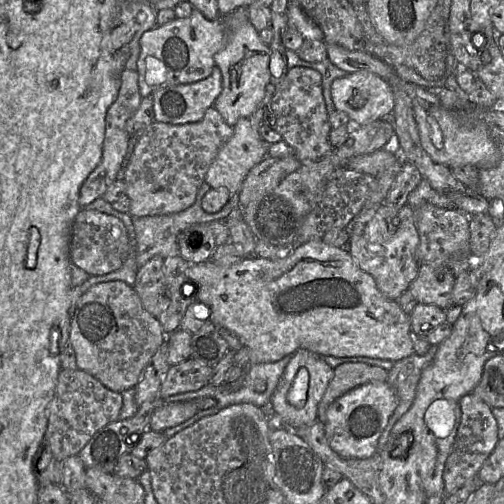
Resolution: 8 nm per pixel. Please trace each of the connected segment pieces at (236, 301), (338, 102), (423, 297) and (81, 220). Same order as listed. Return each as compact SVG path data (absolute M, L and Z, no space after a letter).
M322 239L310 240L303 244L297 244L284 258L265 259L258 256L245 257L238 263L230 266L219 266L211 260L191 264L186 276L196 285L196 301L207 305L210 310L210 322L215 326L223 326L238 336L242 345L250 350L250 364L270 363L281 360L283 357L293 354L298 349L307 349L318 355L327 355L337 358L364 356L390 360L392 362L406 358L414 353L410 339L411 322L410 315L406 314L396 300L387 298L377 288L373 277L361 270L350 255L346 247L334 247L323 242Z
M357 71L335 79L331 96L335 109L349 116L350 125L390 117L394 107L390 84L370 72Z
M421 264L408 290L418 304L434 305L448 310L453 306L452 289L456 276L448 265Z
M80 210L71 229L70 260L90 276L105 275L121 268L129 252L126 227L118 218L95 210Z

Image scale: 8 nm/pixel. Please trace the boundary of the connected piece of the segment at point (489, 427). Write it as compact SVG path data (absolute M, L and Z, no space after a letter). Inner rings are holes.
M473 392L464 395L459 401L459 406L461 419L443 471L445 497L454 493L469 480L477 478L481 466L499 441L497 423L490 406Z

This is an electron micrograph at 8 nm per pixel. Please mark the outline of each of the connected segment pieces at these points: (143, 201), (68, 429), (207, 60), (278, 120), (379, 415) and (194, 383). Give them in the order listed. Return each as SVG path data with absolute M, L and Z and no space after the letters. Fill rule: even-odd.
M214 106L209 107L198 122L179 125L152 122L139 137L125 172L126 195L130 200L129 214L133 217L159 216L189 208L195 202L210 165L220 148L232 137L233 132L233 127L224 121Z
M61 369L55 395L50 403L48 424L44 435L54 458L64 460L78 455L98 430L119 419L121 408L120 392L108 389L83 370Z
M194 8L187 18L175 18L166 25L146 31L140 39L137 61L141 97L152 97L153 92L164 86L191 84L210 76L215 66L214 55L227 43L227 17L209 20Z
M296 66L288 70L272 100L265 106L264 122L282 136L300 162L312 162L331 154L334 149L329 142L332 128L328 117L321 74L311 68Z
M375 381L357 386L337 398L326 411L324 432L331 449L348 459L365 459L378 451L378 440L398 400L388 383Z
M189 358L171 366L161 385L159 396L169 396L190 391L197 391L210 383L213 367Z

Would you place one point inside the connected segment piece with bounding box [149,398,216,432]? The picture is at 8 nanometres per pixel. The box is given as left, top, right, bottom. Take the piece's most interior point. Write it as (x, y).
(165, 416)

